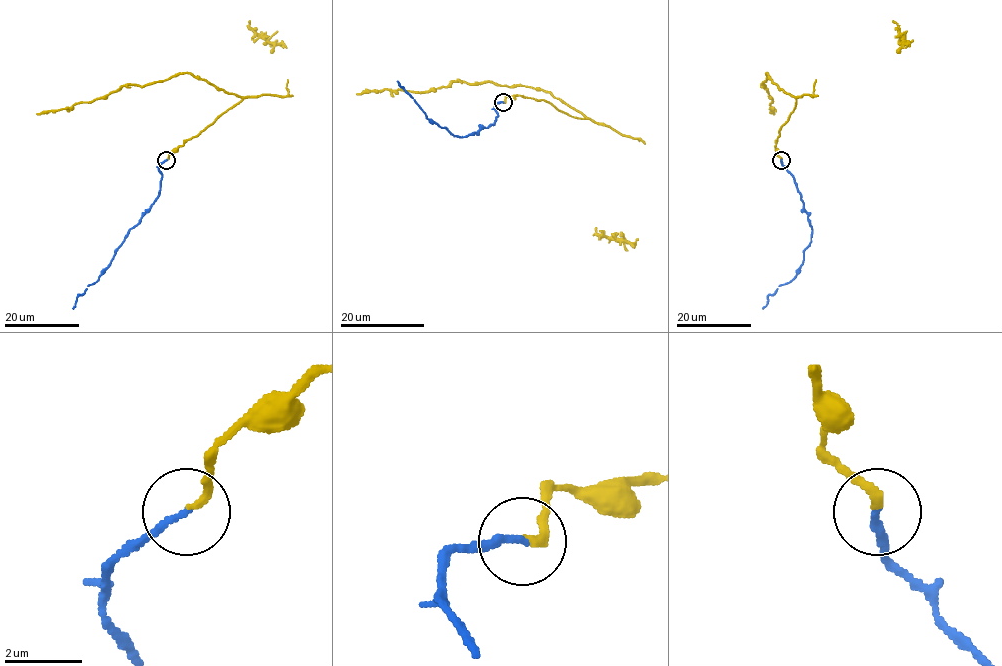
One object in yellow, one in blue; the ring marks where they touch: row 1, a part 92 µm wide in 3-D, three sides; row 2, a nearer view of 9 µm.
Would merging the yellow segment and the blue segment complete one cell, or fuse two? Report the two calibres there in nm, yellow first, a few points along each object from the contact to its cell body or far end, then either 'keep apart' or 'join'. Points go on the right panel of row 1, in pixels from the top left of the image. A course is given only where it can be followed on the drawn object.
220/190 nm | yellow via (781, 159), (776, 140), (795, 108), (796, 98), (767, 73), (762, 85), (772, 101), (770, 108), (774, 114) | blue via (781, 160), (793, 177), (812, 226), (812, 236), (803, 251), (799, 272), (768, 296), (768, 303), (762, 308) | join

